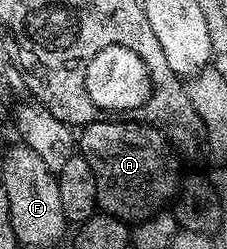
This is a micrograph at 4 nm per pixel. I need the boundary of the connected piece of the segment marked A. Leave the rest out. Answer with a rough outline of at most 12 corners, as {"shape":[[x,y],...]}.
{"shape":[[99,118],[80,132],[97,207],[142,218],[179,191],[157,128]]}

